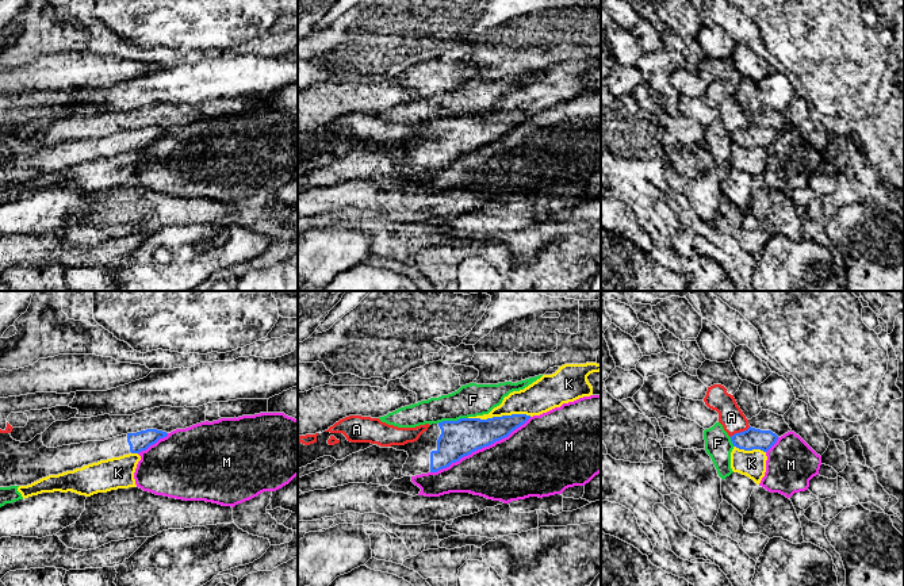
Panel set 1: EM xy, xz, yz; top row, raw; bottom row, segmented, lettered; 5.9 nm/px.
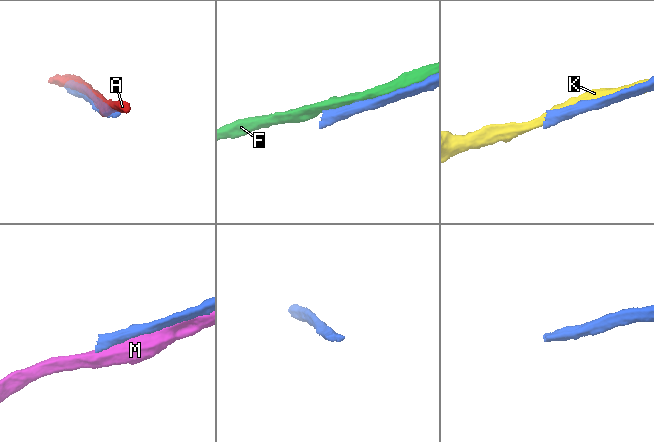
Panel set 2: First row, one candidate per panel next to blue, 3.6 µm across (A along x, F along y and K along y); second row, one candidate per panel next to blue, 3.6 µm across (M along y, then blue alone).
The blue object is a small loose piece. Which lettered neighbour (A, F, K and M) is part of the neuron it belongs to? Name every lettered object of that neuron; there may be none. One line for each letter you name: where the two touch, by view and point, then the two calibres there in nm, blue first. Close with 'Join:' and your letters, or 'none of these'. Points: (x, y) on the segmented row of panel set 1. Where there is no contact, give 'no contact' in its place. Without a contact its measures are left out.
Join: none of these

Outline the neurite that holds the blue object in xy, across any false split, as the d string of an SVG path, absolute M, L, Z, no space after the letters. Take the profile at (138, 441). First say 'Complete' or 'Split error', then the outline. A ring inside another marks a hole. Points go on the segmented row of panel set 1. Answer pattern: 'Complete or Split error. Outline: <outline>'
Split error. Outline: M146 429L104 441L47 448L42 443L42 434L28 443L20 443L9 433L0 433L0 487L27 486L49 475L73 471L100 460L139 453L166 436L162 430Z

